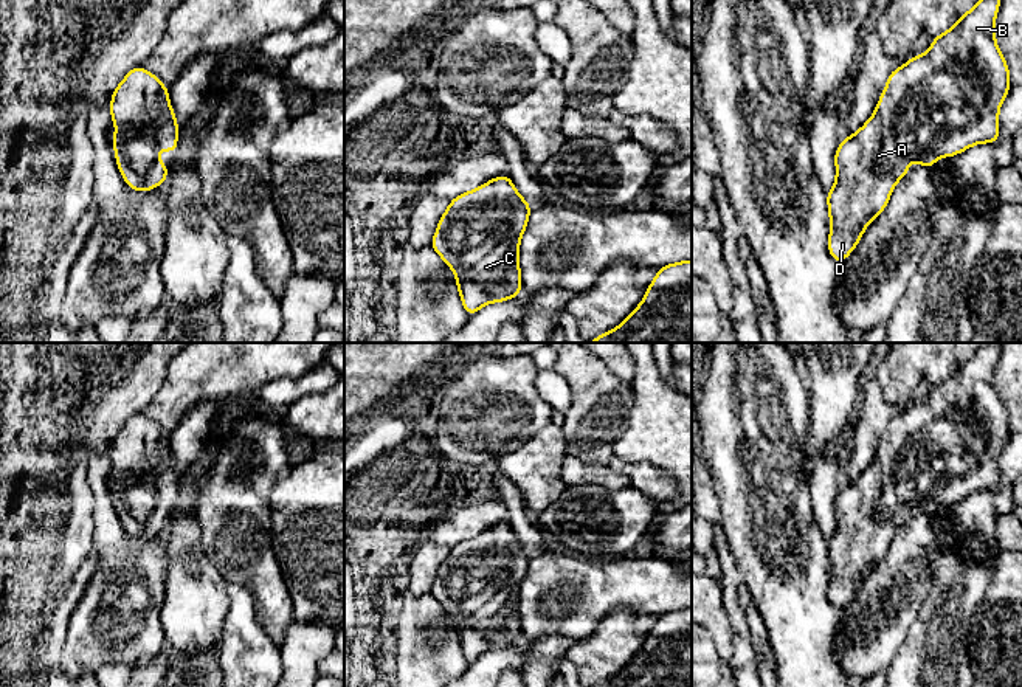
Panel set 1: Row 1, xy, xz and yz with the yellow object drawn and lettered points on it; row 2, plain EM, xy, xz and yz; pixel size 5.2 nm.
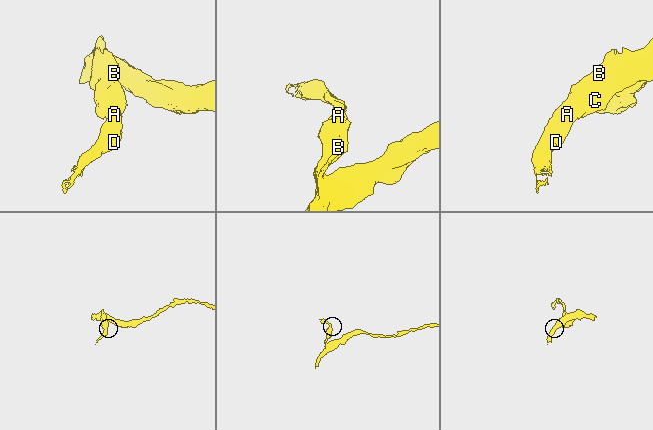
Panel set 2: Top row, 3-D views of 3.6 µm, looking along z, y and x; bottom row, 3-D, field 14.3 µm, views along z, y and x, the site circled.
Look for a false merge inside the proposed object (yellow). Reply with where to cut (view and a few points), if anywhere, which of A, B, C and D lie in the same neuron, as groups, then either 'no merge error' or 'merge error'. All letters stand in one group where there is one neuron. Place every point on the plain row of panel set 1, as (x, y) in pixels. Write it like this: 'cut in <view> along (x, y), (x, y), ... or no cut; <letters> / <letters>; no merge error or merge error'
no cut; A B C D; no merge error

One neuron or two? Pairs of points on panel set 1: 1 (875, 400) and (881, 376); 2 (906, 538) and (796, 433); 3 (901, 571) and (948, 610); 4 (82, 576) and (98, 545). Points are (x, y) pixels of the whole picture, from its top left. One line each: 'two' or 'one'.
1: two
2: two
3: two
4: one

